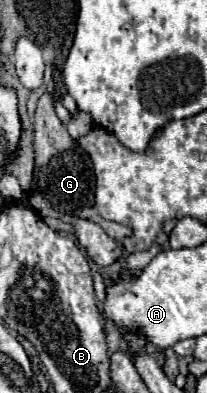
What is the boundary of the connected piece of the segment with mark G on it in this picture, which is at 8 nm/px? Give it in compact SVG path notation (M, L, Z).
M48 94L40 96L36 116L34 116L34 154L36 154L36 166L34 166L36 188L52 208L56 208L62 214L86 218L86 220L100 224L104 228L104 232L108 232L108 236L112 236L118 242L122 242L126 236L132 234L132 230L128 226L104 220L98 214L98 210L94 206L96 178L94 178L94 170L92 170L92 162L90 162L88 154L82 148L78 148L74 138L70 138L70 134L66 132L66 126L56 116L54 102Z

